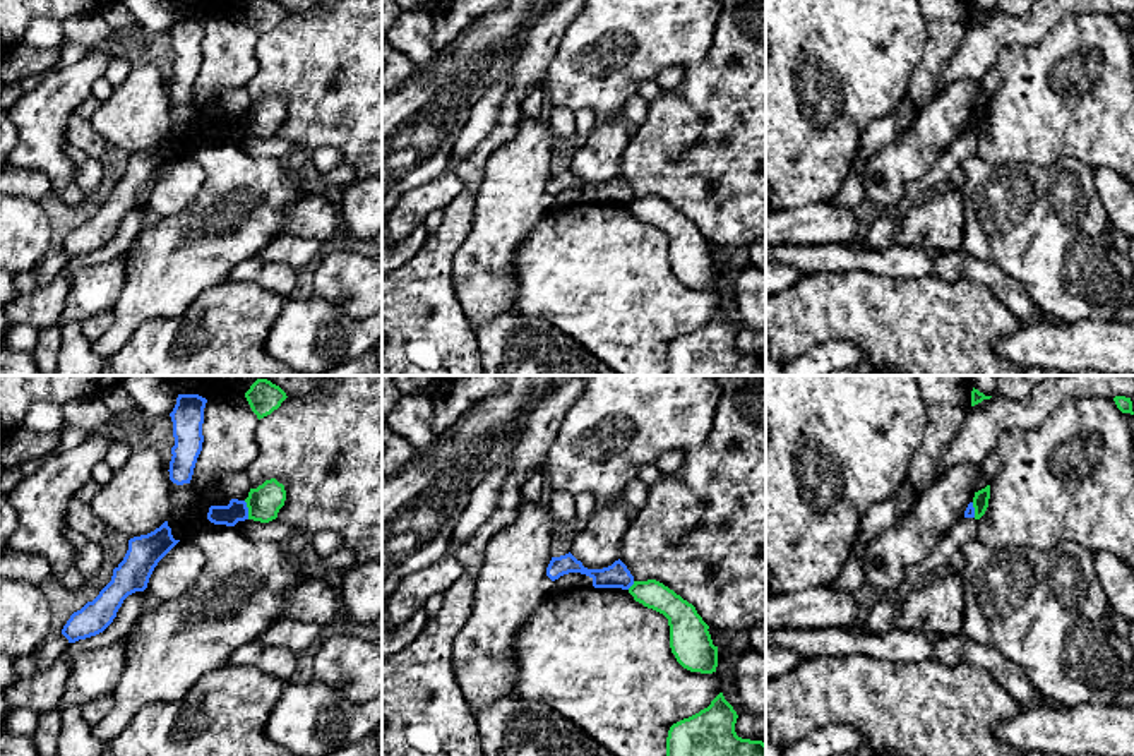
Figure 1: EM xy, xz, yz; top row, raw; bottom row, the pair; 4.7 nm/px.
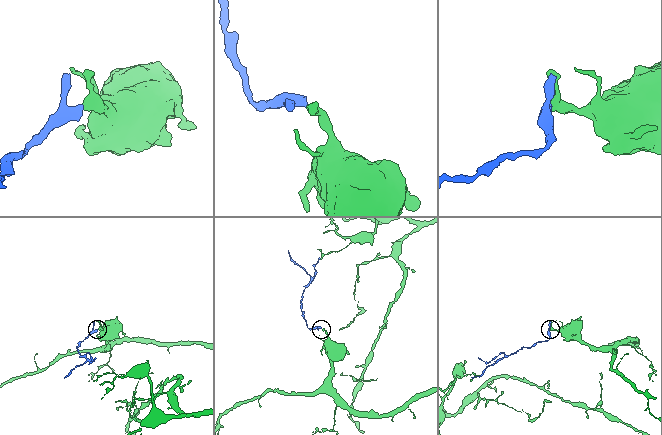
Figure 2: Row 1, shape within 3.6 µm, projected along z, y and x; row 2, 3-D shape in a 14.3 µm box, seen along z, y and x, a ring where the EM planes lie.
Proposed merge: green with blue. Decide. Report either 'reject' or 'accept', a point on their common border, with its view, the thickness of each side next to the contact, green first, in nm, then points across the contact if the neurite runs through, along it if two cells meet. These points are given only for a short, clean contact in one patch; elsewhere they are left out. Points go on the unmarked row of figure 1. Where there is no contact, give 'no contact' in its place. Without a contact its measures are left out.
reject; meets green in xy at (249, 126); 160 nm thick on the green side, 100 nm on the other; border along xy (244, 117), (249, 134)

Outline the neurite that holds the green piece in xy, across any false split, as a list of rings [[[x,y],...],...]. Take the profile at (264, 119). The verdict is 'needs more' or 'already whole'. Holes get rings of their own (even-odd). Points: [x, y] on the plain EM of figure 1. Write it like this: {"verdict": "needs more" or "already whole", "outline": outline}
{"verdict": "already whole", "outline": [[[276,94],[266,96],[257,105],[250,105],[245,115],[248,123],[248,135],[269,139],[278,134],[279,125],[284,122],[286,106]]]}

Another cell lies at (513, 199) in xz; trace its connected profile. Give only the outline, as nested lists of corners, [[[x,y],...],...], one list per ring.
[[[543,113],[522,117],[516,135],[486,159],[473,228],[452,266],[457,300],[473,326],[516,310],[512,255],[555,206],[546,192],[555,137]]]

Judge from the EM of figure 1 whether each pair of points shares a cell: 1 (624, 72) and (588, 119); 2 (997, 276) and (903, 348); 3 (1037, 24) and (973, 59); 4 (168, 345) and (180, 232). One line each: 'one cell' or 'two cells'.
1: two cells
2: two cells
3: one cell
4: two cells

